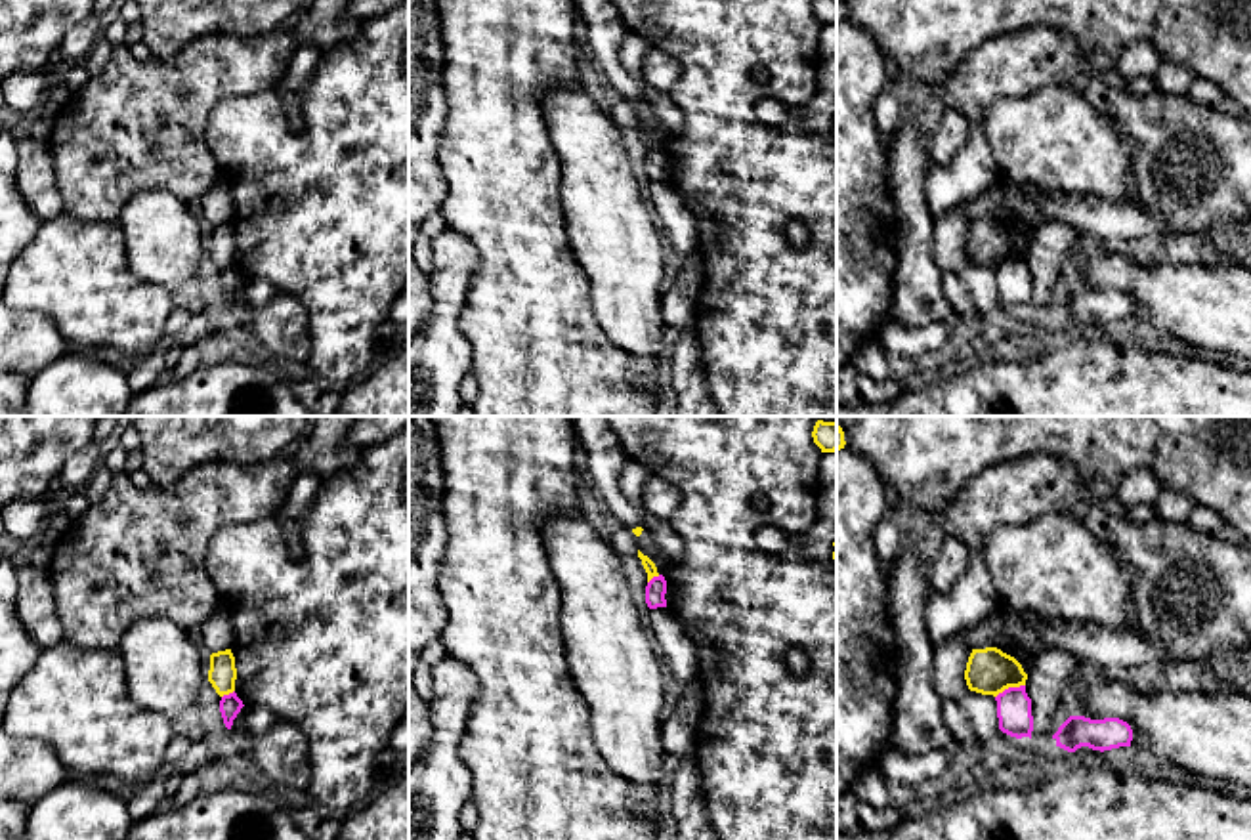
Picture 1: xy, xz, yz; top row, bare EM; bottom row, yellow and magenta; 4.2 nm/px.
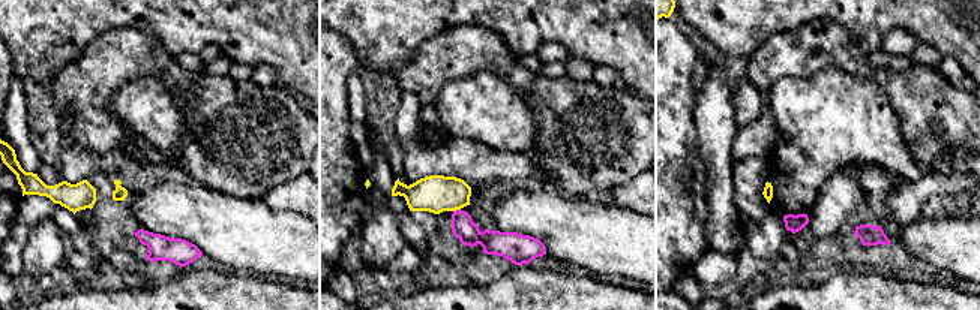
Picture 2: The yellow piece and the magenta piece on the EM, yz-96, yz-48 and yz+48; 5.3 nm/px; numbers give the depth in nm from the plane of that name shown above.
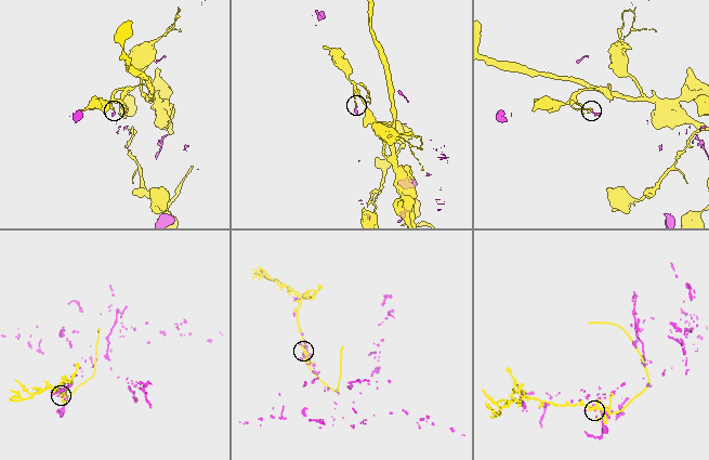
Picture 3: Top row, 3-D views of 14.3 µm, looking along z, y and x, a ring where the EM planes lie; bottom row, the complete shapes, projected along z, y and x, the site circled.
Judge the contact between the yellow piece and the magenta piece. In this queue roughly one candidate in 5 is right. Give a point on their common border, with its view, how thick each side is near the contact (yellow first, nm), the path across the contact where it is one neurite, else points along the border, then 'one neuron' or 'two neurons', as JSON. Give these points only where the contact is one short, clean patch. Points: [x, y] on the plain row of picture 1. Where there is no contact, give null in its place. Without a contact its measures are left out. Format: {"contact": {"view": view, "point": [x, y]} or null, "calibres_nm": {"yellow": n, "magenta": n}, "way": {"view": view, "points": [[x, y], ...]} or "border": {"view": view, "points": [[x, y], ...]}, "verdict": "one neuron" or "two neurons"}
{"contact": {"view": "yz", "point": [1009, 258]}, "calibres_nm": {"yellow": 200, "magenta": 140}, "border": {"view": "yz", "points": [[1024, 256], [1005, 260], [996, 270]]}, "verdict": "two neurons"}

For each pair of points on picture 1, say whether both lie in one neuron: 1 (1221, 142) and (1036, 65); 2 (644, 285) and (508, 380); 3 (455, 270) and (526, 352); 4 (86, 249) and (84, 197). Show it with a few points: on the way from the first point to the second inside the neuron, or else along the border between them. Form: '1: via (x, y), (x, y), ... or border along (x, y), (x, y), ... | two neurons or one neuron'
1: via (1175, 140), (1158, 125), (1099, 94), (1081, 77) | one neuron
2: border along (585, 275), (591, 312), (596, 323), (627, 352) | two neurons
3: border along (470, 241), (476, 270), (459, 331) | two neurons
4: border along (65, 210), (83, 220), (115, 222) | two neurons

